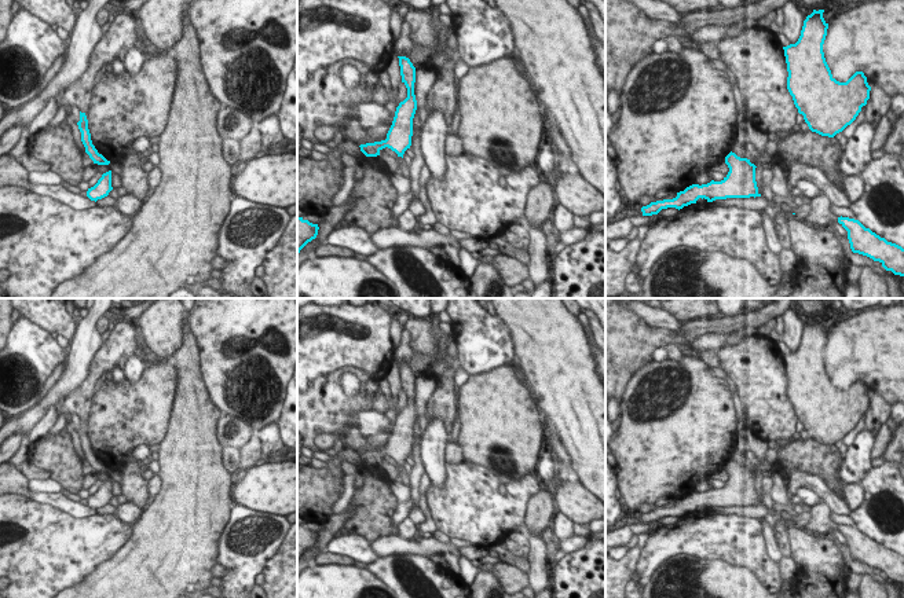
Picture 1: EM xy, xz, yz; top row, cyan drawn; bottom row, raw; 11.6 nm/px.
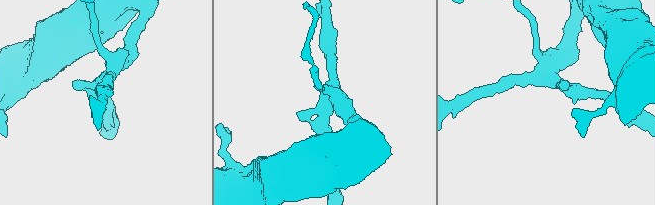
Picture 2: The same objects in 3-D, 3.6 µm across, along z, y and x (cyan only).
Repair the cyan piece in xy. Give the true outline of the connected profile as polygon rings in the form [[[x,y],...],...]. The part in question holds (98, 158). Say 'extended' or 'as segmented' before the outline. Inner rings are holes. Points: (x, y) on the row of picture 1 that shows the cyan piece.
as segmented; [[[80,111],[80,121],[77,122],[77,125],[81,132],[81,142],[85,147],[85,153],[89,155],[89,158],[94,161],[94,164],[109,165],[110,161],[107,161],[102,154],[99,154],[98,150],[95,148],[95,146],[92,144],[91,133],[88,129],[88,120],[87,120],[85,113]]]

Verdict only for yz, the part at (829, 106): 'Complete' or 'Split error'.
Complete

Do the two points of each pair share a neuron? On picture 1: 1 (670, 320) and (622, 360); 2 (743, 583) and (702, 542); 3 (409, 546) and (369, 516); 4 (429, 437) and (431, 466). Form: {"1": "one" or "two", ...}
{"1": "two", "2": "two", "3": "two", "4": "one"}

